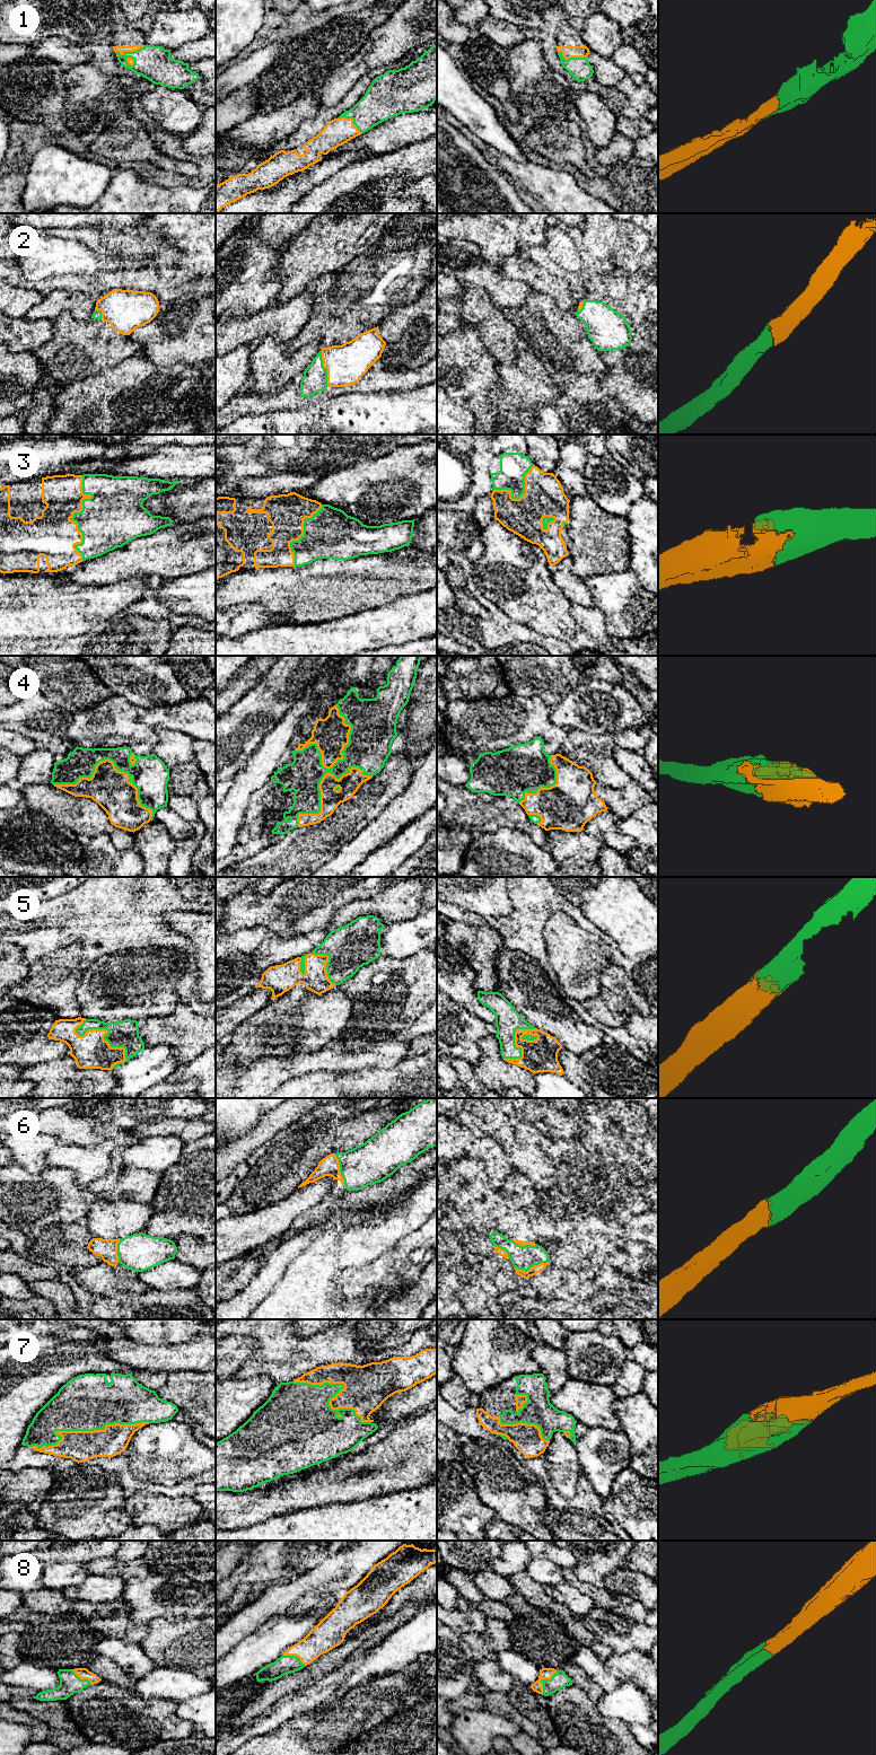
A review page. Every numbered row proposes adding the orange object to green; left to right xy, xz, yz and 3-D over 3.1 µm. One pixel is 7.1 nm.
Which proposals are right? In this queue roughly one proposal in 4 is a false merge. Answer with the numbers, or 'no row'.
1, 2, 3, 4, 5, 6, 7, 8

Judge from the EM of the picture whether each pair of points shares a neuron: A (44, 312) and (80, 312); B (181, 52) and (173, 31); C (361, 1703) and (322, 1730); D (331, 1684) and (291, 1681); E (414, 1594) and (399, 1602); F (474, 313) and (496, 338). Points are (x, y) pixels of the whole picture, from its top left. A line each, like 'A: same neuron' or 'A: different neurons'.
A: same neuron
B: different neurons
C: same neuron
D: different neurons
E: same neuron
F: same neuron

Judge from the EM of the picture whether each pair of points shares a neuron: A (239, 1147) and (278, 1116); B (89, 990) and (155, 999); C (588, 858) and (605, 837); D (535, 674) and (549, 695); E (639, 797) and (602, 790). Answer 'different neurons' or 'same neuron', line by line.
A: same neuron
B: same neuron
C: different neurons
D: same neuron
E: same neuron

